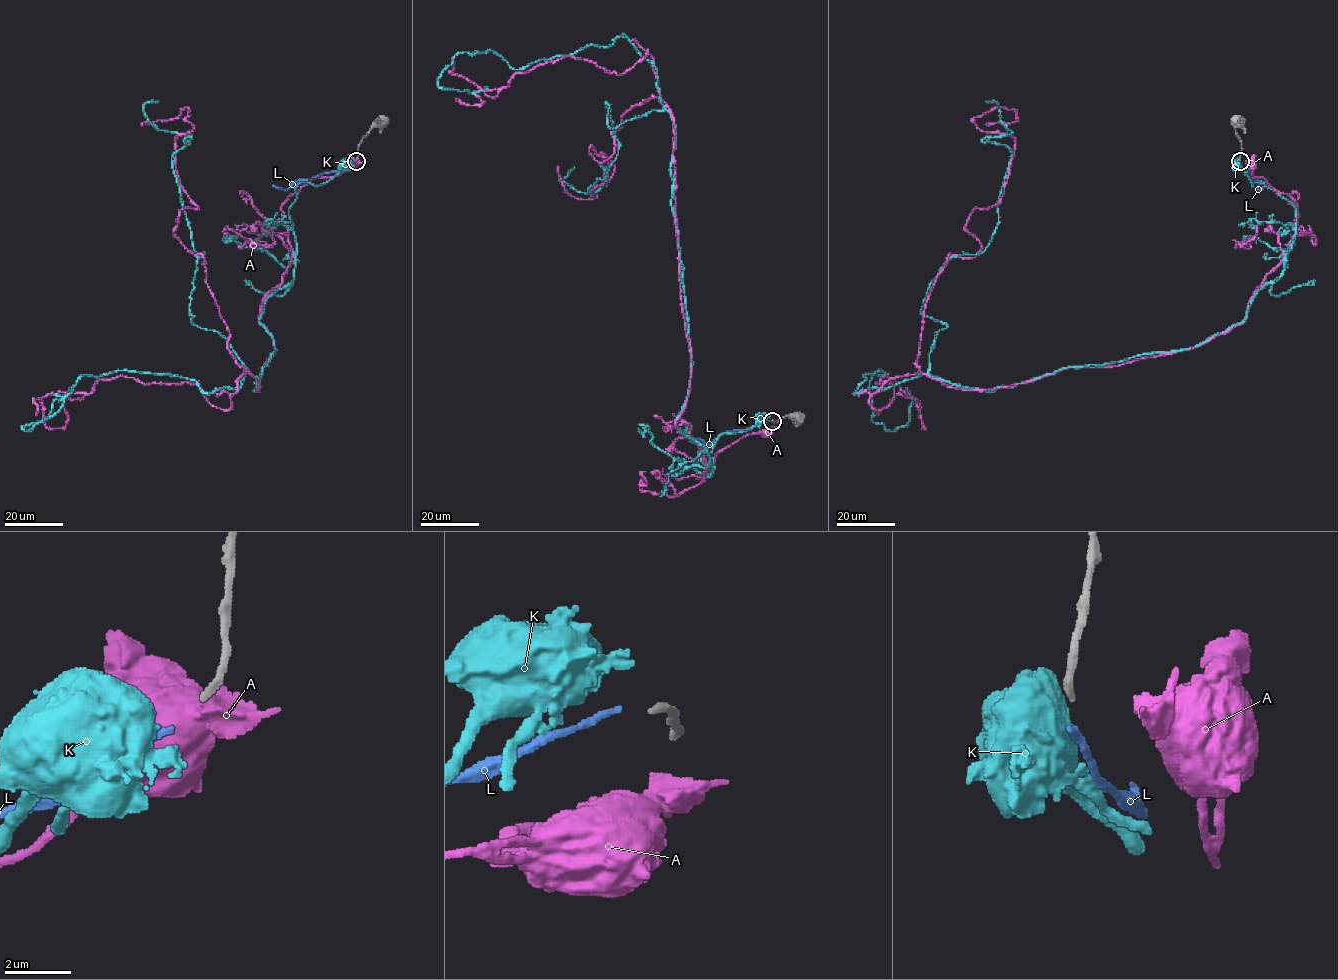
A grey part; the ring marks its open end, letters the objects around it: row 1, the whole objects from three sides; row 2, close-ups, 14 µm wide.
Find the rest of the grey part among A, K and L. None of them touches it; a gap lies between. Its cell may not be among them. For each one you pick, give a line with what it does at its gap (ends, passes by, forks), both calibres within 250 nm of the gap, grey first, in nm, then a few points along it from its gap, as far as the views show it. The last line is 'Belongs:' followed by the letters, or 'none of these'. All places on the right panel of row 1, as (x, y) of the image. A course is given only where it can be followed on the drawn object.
L: it ends there; 220 nm thick on the grey side, 200 nm on the other; it runs (1239, 163), (1252, 179), (1260, 180), (1264, 185), (1259, 190), (1259, 185)
Belongs: L

